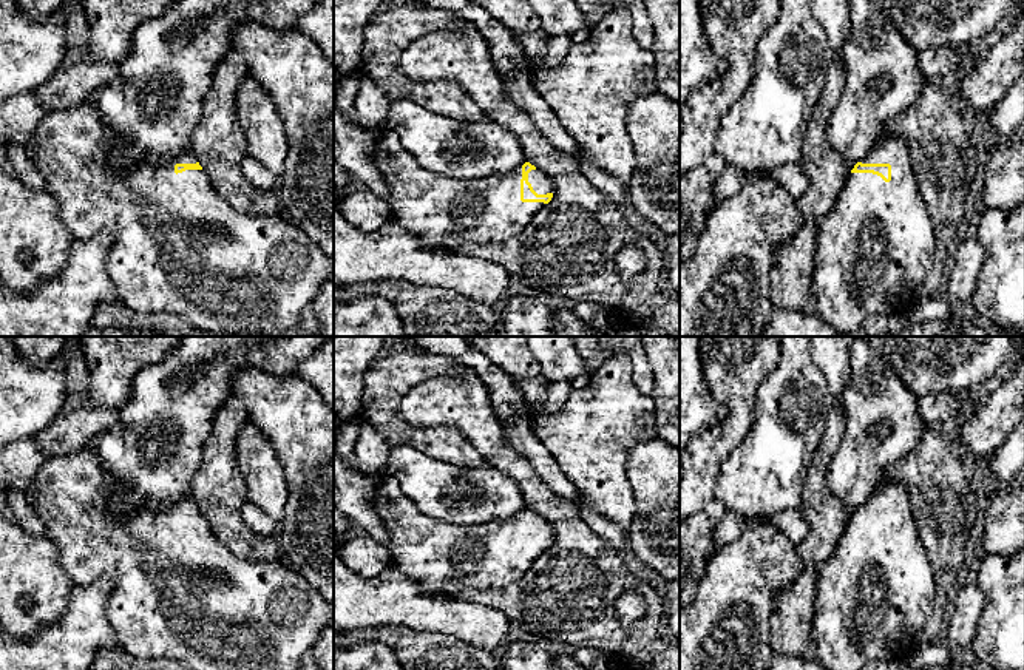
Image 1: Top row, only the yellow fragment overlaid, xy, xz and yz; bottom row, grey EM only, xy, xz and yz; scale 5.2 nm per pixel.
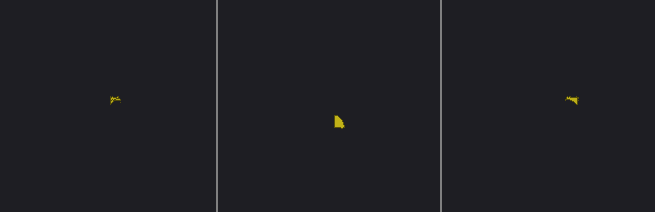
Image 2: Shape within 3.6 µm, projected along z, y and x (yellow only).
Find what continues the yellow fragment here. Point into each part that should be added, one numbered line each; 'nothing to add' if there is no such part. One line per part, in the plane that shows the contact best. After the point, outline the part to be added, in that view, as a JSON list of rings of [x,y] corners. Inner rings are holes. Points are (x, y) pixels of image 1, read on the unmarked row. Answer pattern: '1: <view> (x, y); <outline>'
1: yz (874, 593); [[[896,482],[879,483],[860,508],[890,509],[891,526],[873,519],[849,519],[834,551],[817,567],[811,639],[817,661],[828,670],[865,670],[870,662],[890,662],[907,655],[933,611],[934,570],[921,542],[907,488]]]

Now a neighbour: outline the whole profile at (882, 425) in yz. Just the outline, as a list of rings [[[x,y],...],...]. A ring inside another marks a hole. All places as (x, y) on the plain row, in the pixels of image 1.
[[[854,337],[849,344],[849,381],[837,404],[846,418],[843,437],[820,477],[851,519],[879,486],[885,469],[916,448],[925,426],[917,417],[917,397],[897,372],[882,361],[866,337]]]

